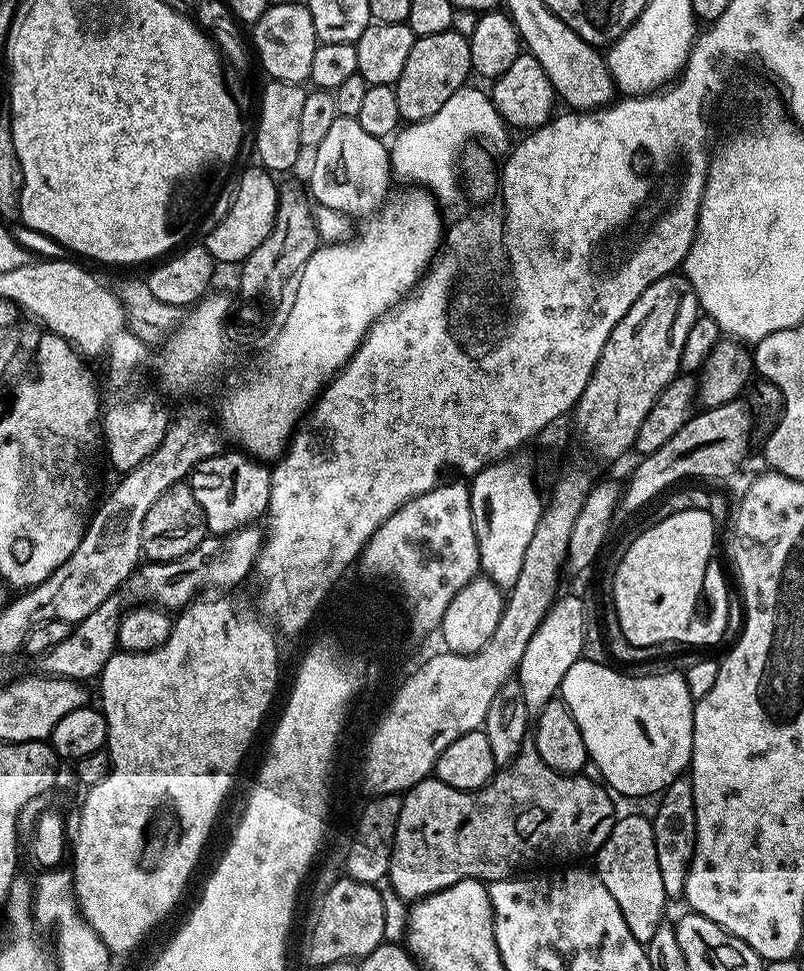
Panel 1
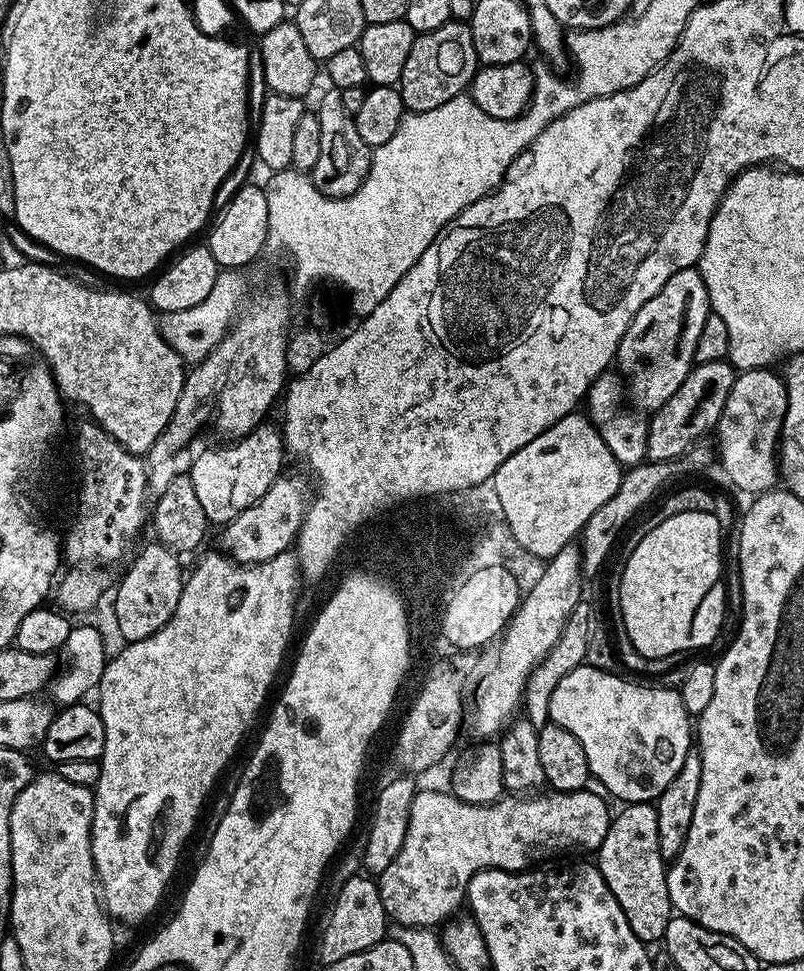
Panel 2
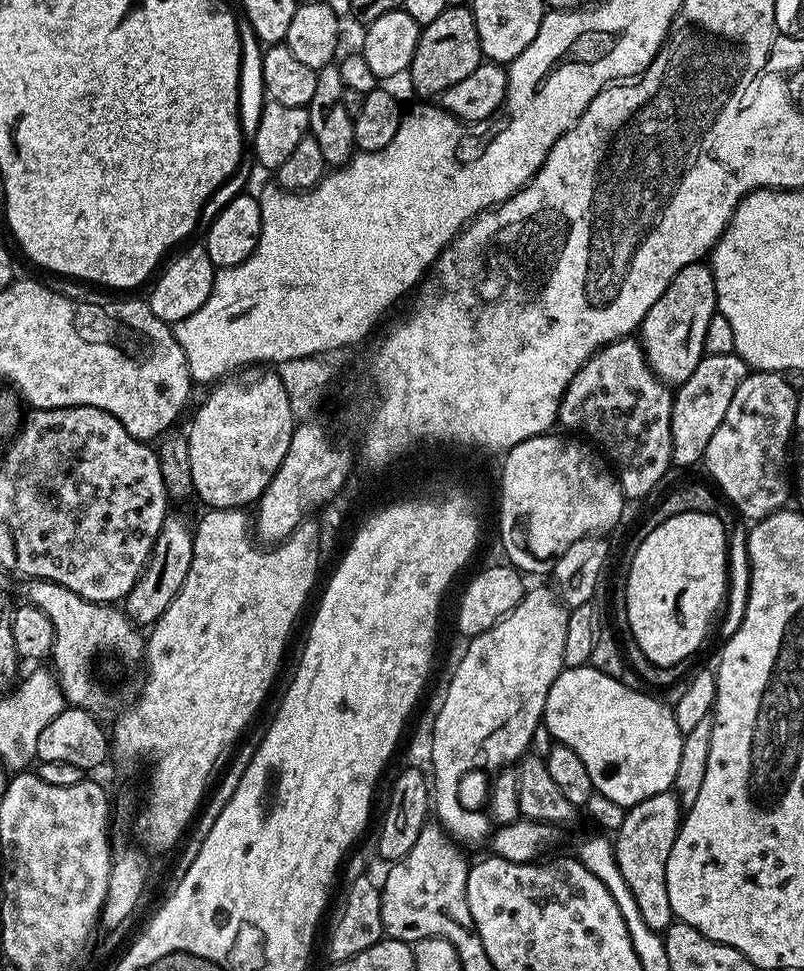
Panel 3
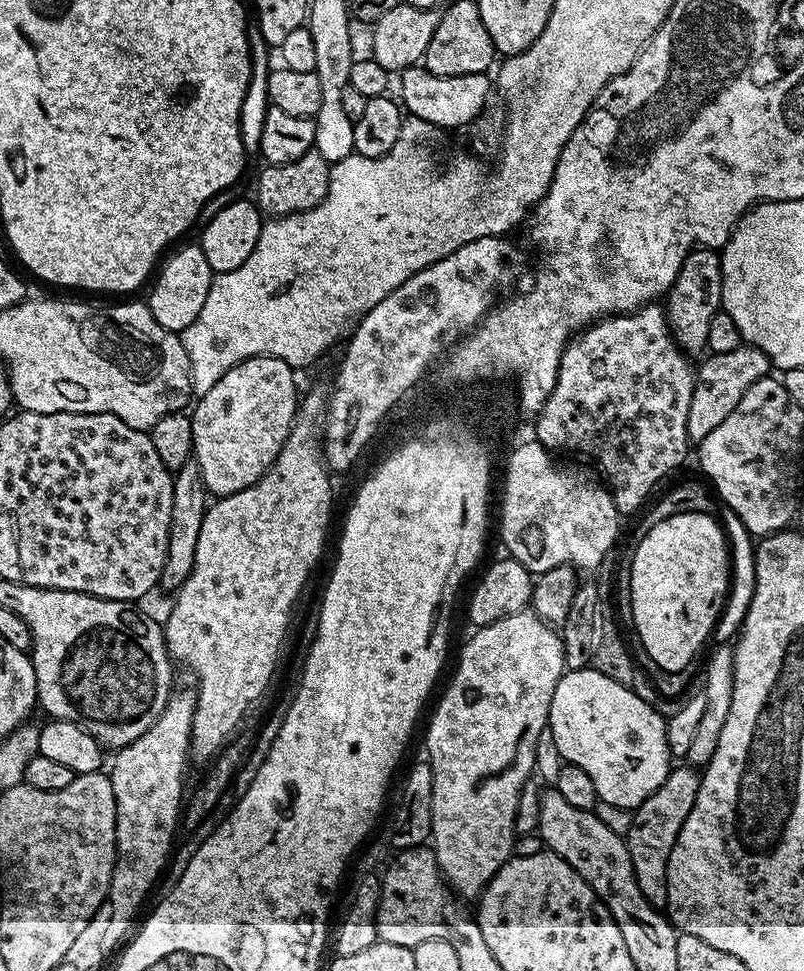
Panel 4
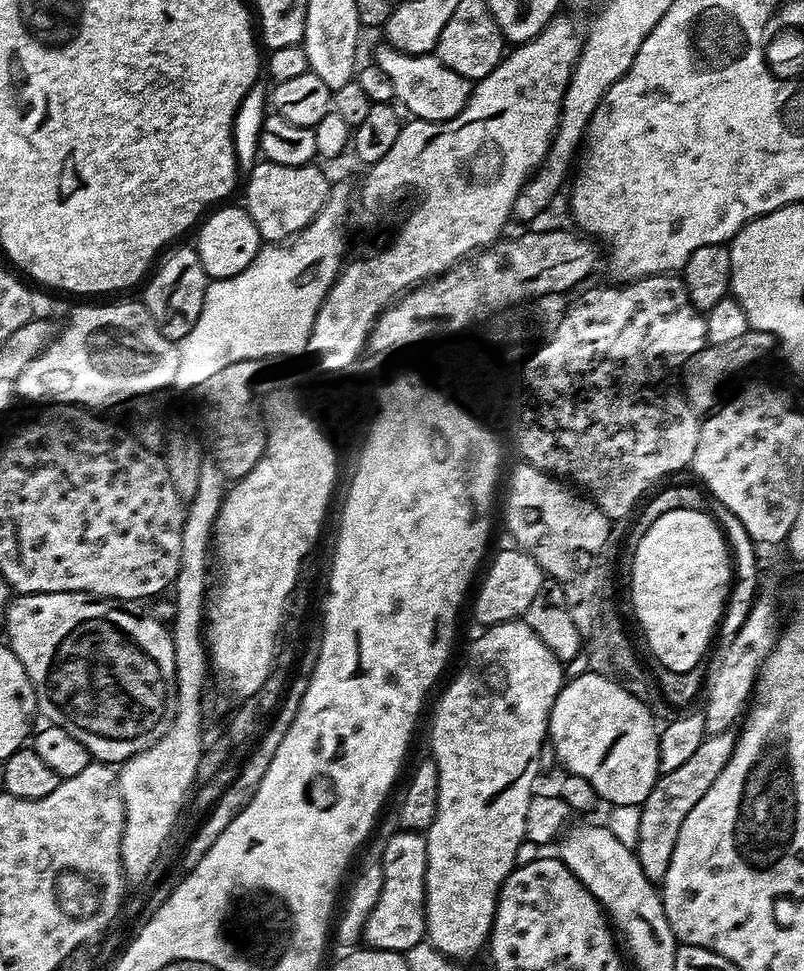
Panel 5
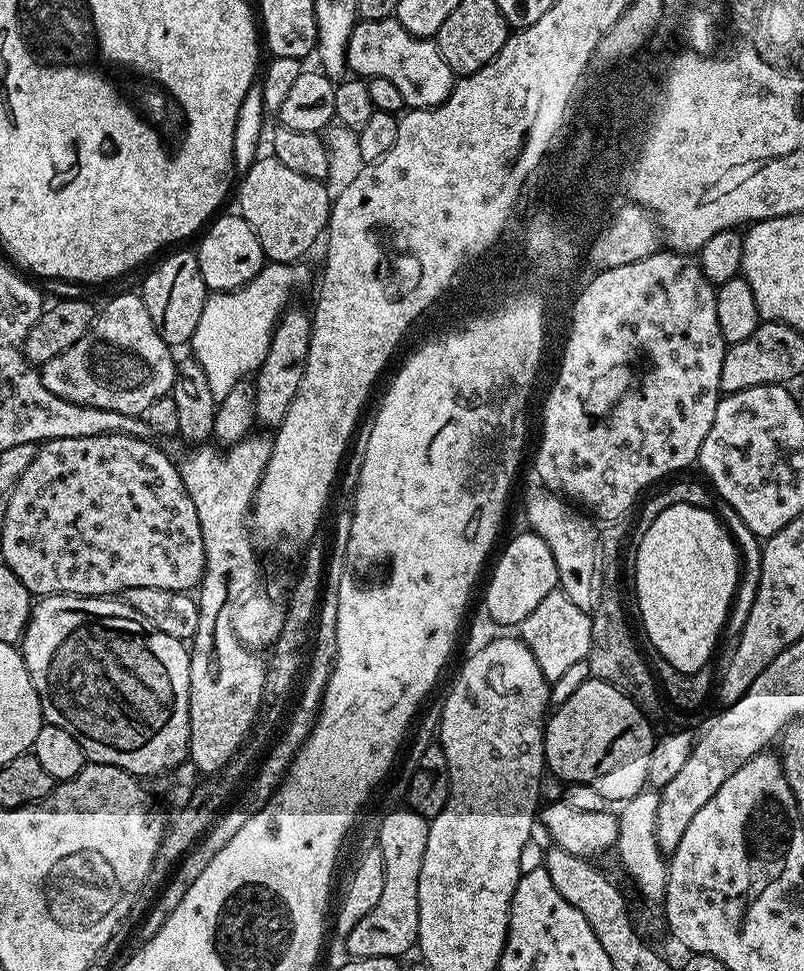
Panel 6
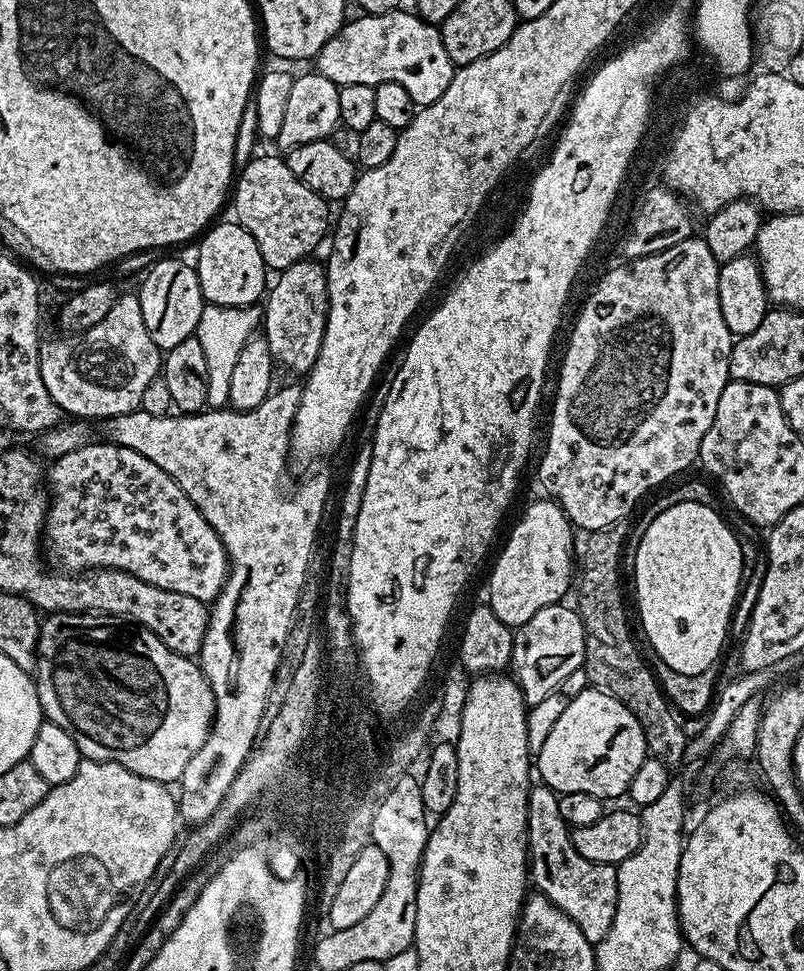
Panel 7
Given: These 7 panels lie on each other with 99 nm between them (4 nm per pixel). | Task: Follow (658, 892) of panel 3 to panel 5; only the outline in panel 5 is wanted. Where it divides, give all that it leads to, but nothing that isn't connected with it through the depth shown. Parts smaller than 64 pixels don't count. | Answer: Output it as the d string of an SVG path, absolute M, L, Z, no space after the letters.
M731 731L707 735L702 746L694 750L694 755L683 766L663 773L657 779L640 810L638 842L634 849L646 878L653 882L664 881L666 870L670 870L670 854L674 854L674 842L678 842L678 830L682 830L686 814L690 814L690 810L694 810L694 806L702 799L702 794L714 786L714 778L722 774L722 766L726 766L735 745L736 736Z

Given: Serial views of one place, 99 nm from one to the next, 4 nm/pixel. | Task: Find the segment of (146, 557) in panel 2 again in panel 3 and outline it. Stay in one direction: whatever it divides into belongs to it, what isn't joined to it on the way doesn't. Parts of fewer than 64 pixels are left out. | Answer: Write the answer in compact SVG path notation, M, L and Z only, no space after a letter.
M175 514L164 517L162 530L158 530L158 538L154 542L148 565L142 570L138 582L134 582L134 590L130 590L130 594L122 601L123 611L133 624L155 624L156 619L166 610L166 606L170 606L172 599L182 590L182 582L186 582L186 574L190 574L190 562L194 558L193 535L193 525L187 524L182 517Z

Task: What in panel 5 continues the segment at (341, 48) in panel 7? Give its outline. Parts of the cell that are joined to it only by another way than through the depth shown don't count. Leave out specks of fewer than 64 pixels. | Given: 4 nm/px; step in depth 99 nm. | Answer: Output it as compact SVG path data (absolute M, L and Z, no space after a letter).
M381 46L374 56L375 64L390 77L399 107L418 120L453 120L472 97L472 84L462 74L446 67L434 54L411 56L396 48Z

